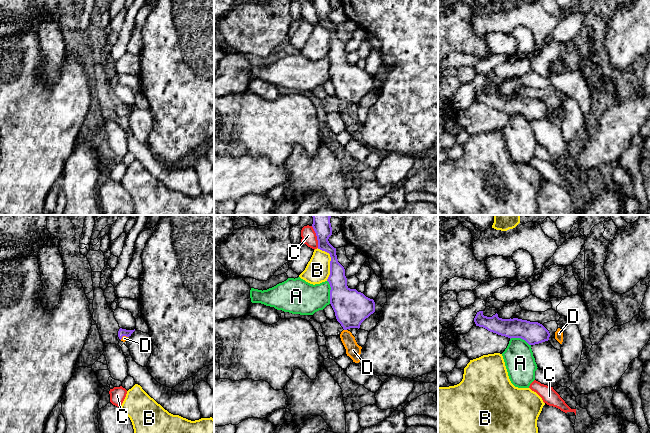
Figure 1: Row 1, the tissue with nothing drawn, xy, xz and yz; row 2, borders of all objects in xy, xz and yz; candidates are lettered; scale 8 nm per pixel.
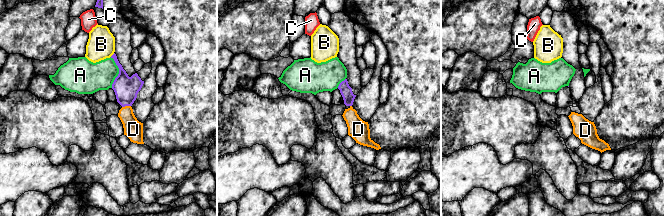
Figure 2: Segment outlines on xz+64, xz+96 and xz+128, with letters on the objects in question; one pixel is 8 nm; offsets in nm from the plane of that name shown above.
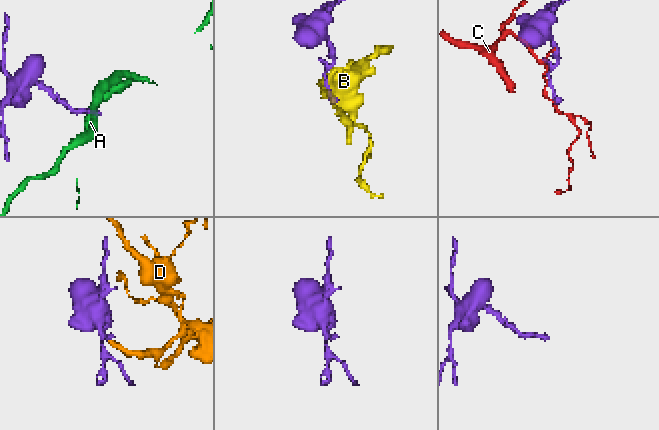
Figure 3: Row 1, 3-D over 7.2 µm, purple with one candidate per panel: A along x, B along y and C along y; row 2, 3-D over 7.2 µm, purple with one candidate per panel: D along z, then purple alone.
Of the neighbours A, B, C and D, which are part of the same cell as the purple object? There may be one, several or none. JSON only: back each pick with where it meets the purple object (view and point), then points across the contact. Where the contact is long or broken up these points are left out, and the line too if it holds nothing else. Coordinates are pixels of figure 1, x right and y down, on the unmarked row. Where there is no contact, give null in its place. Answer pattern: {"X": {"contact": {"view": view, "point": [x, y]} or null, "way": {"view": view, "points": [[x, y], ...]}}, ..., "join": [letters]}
{"D": {"contact": {"view": "xz", "point": [345, 105]}, "way": {"view": "xz", "points": [[351, 83], [345, 105], [345, 111], [353, 126]]}}, "join": ["D"]}

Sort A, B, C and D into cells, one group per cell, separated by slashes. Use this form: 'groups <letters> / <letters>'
groups A / B / C / D

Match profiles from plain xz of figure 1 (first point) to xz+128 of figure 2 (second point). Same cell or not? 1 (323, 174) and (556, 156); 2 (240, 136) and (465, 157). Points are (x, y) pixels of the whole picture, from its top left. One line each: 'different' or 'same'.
1: same
2: different

